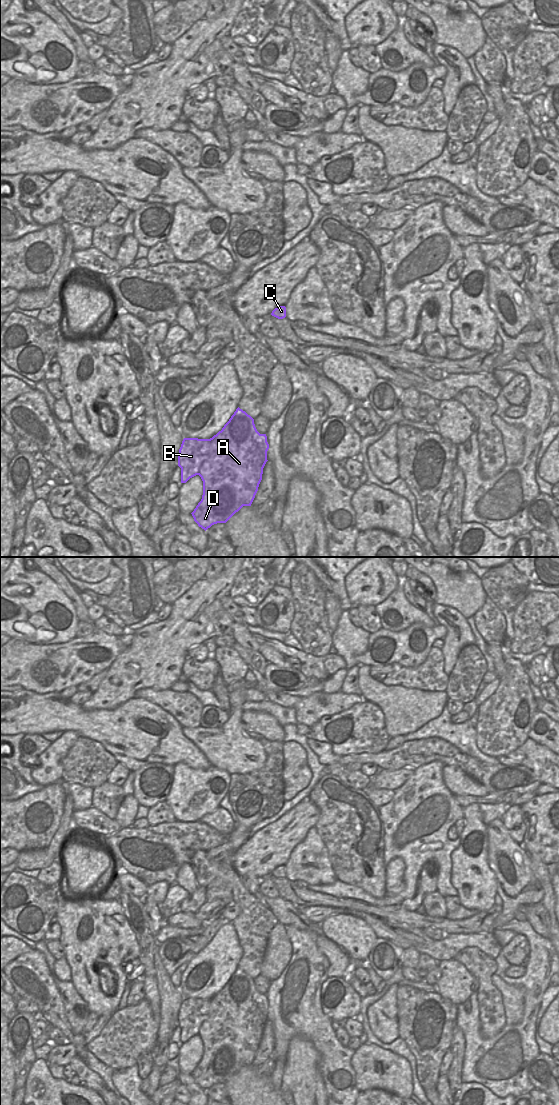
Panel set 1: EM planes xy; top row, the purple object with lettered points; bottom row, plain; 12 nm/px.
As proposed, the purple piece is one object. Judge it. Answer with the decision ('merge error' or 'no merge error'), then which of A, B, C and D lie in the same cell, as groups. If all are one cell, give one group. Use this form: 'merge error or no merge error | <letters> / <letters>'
merge error | A C D / B

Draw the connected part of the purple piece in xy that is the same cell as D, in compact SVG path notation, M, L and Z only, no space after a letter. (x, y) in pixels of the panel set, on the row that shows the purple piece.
M239 407L213 436L213 453L199 469L203 481L203 495L191 513L194 521L205 531L217 523L226 523L243 506L251 506L262 480L269 444L266 434L260 434L254 419Z

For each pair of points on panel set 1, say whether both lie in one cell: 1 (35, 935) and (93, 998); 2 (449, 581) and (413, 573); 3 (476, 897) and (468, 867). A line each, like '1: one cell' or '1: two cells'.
1: two cells
2: two cells
3: one cell

